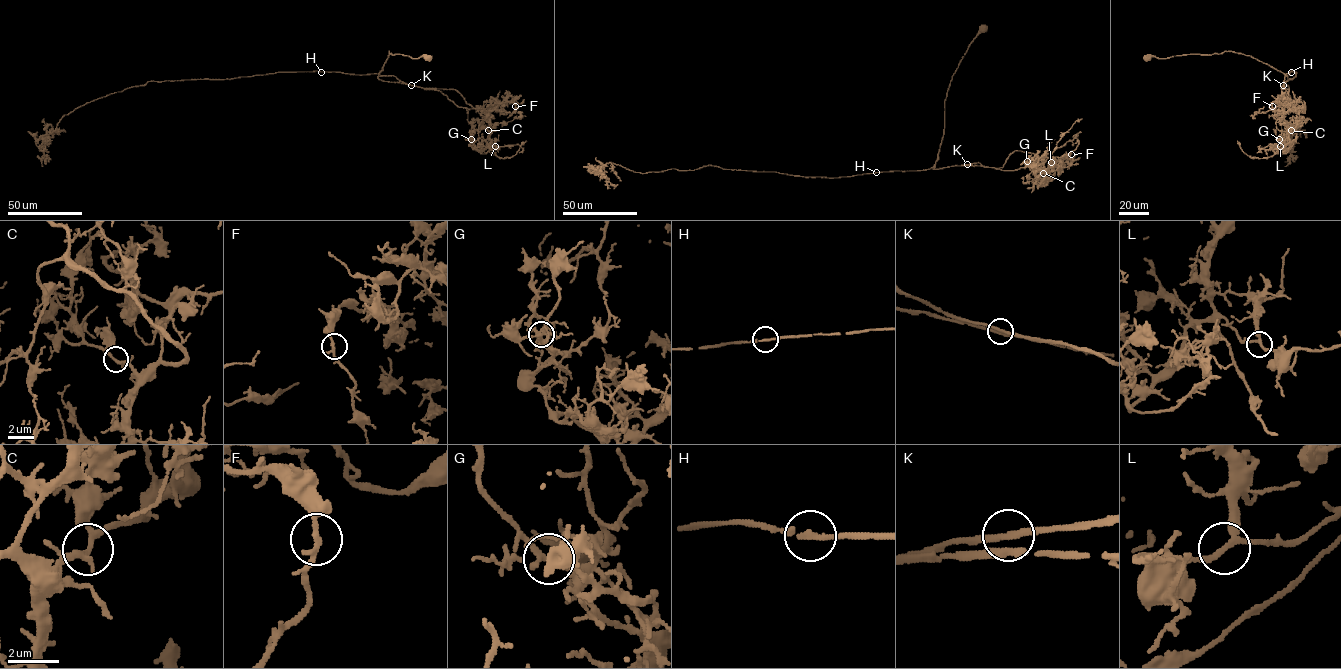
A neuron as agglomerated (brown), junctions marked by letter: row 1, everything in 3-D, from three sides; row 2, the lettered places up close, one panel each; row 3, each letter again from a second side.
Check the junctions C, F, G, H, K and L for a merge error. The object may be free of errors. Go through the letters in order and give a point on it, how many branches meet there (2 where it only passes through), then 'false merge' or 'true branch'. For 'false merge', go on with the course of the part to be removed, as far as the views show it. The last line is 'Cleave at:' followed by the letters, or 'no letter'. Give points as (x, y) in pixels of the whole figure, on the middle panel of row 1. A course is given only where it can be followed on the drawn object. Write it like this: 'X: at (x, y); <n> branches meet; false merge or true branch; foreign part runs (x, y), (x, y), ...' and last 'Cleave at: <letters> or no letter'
C: at (1043, 173); 3 branches meet; true branch
F: at (1071, 154); 3 branches meet; true branch
G: at (1027, 161); 3 branches meet; true branch
H: at (876, 172); 2 branches meet; true branch
K: at (967, 164); 3 branches meet; true branch
L: at (1051, 162); 3 branches meet; true branch
Cleave at: no letter

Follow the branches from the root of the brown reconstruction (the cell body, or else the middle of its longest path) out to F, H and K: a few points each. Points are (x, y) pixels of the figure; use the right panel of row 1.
F: (1147, 58), (1250, 56), (1287, 76), (1285, 97), (1269, 107), (1283, 106), (1272, 106)
H: (1147, 58), (1233, 51), (1250, 56), (1283, 73), (1289, 75), (1291, 72)
K: (1147, 58), (1233, 51), (1250, 56), (1284, 73), (1287, 76), (1283, 85)

